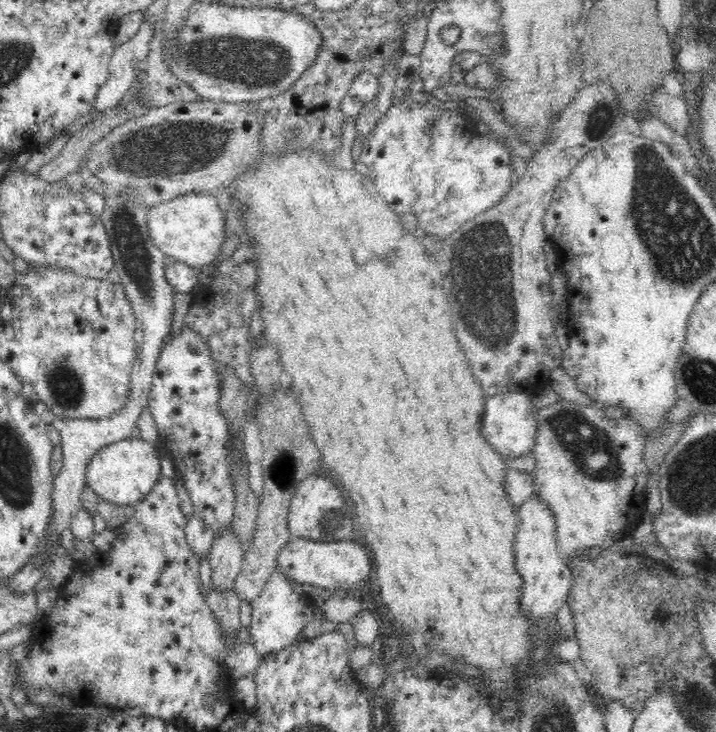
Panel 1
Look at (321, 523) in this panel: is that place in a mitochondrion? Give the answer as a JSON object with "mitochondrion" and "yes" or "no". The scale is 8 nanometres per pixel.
{"mitochondrion":"yes"}

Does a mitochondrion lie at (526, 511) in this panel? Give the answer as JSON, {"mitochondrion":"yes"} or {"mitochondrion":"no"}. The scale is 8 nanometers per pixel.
{"mitochondrion":"no"}

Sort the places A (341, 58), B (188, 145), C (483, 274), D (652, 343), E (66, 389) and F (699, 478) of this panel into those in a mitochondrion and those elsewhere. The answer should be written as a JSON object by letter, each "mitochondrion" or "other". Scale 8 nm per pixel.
{"A":"other","B":"mitochondrion","C":"mitochondrion","D":"other","E":"mitochondrion","F":"mitochondrion"}

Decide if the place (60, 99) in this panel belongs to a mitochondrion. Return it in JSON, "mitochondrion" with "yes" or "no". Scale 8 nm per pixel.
{"mitochondrion":"no"}

